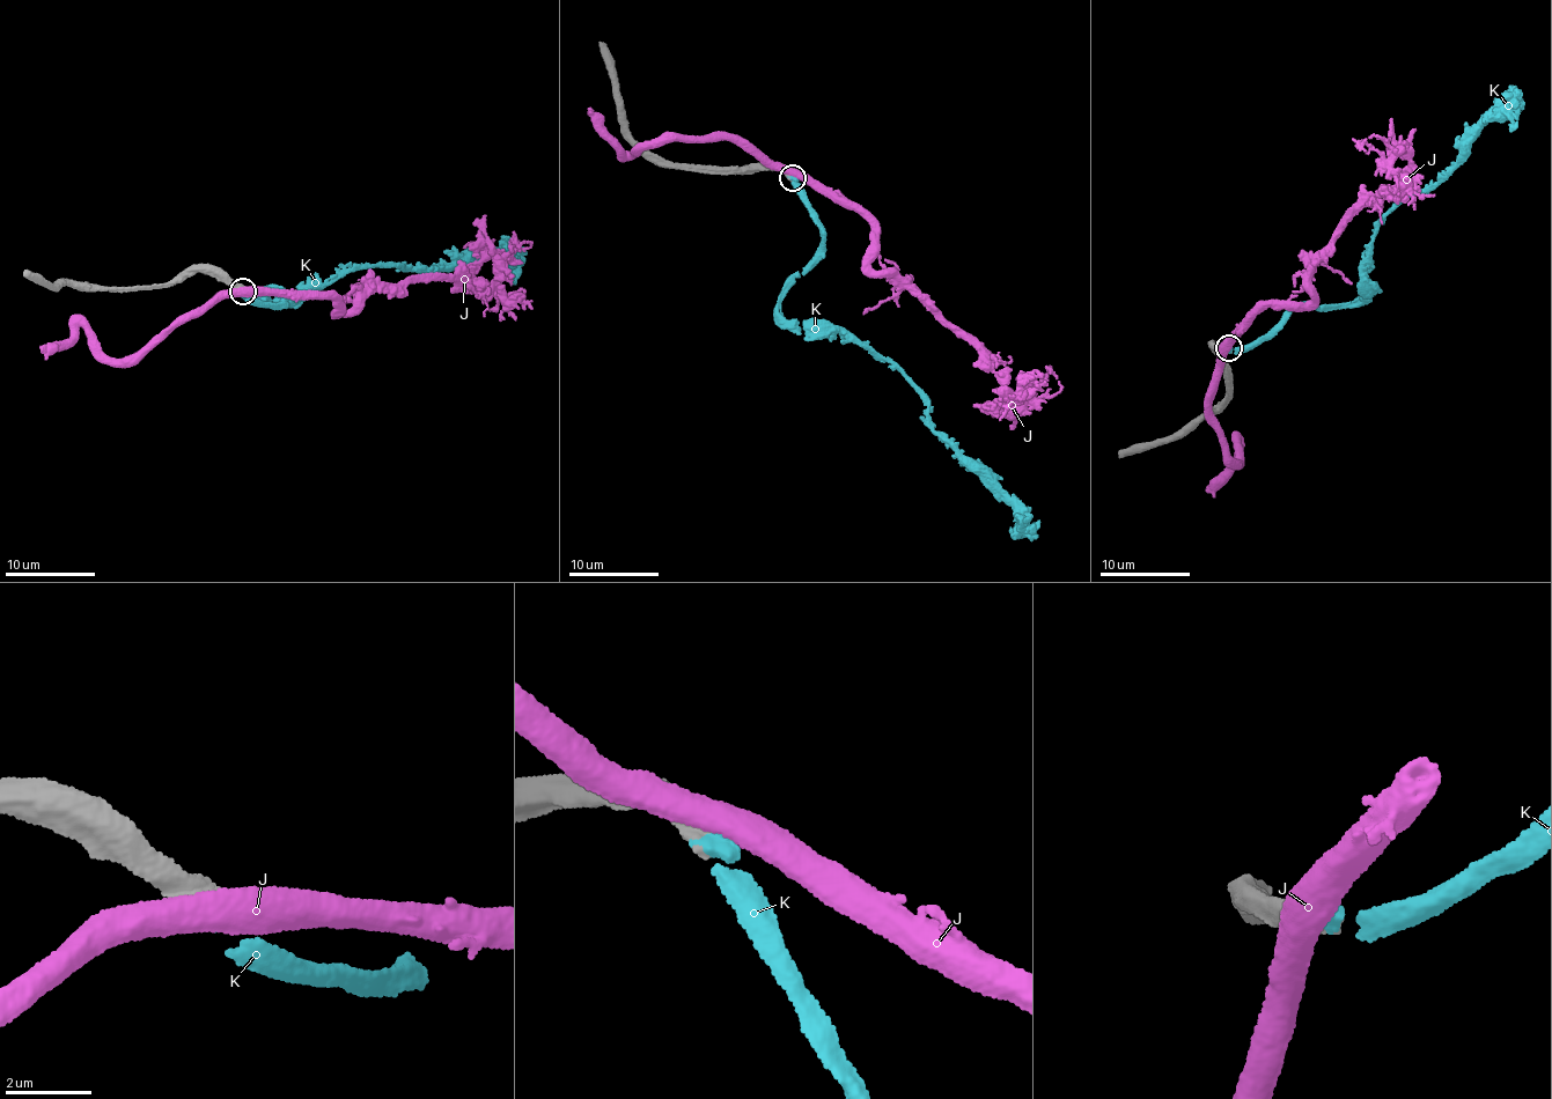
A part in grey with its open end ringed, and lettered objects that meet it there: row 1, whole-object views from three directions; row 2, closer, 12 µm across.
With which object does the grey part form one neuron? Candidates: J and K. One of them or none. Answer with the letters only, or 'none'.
K

